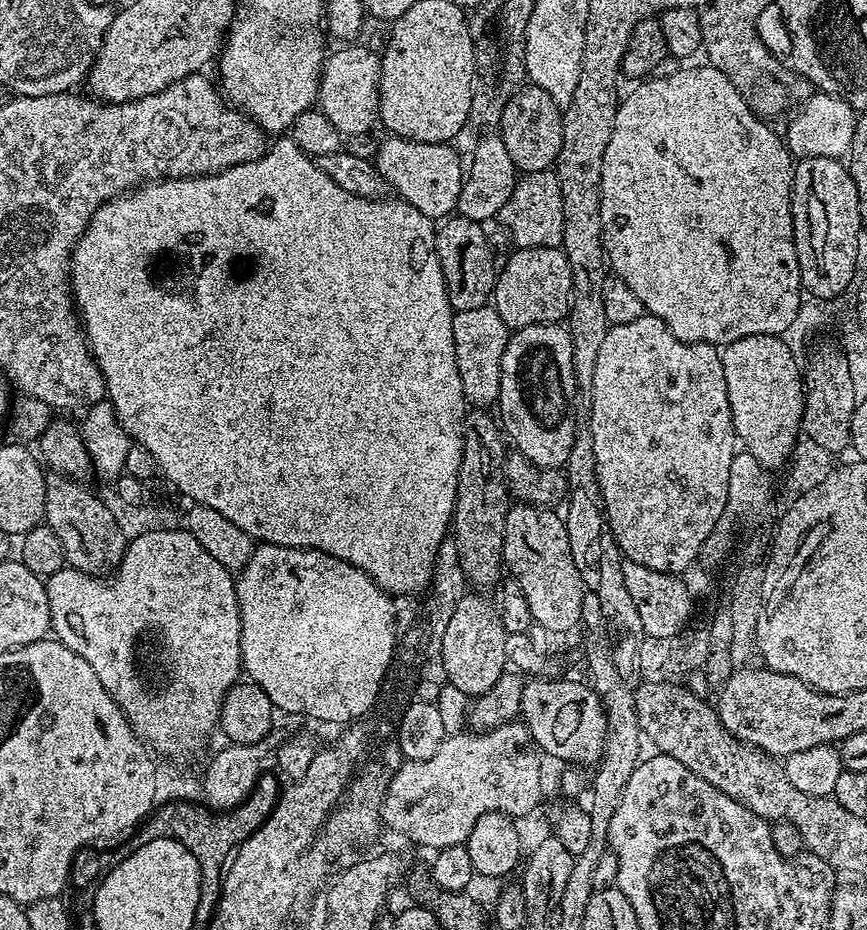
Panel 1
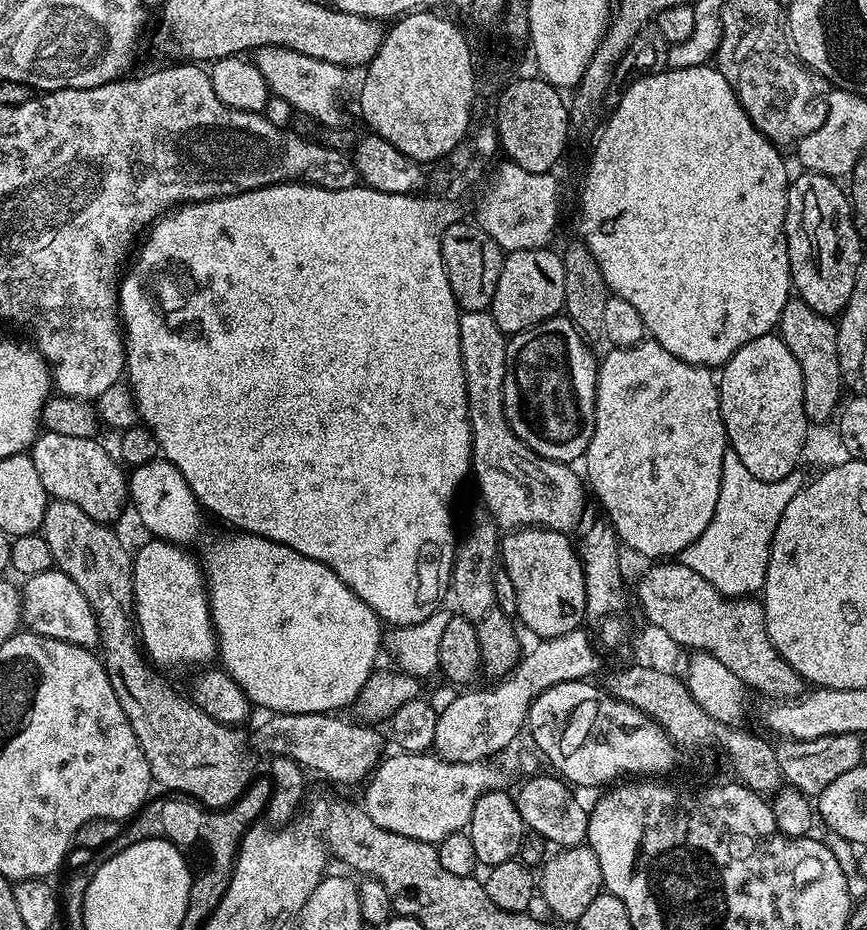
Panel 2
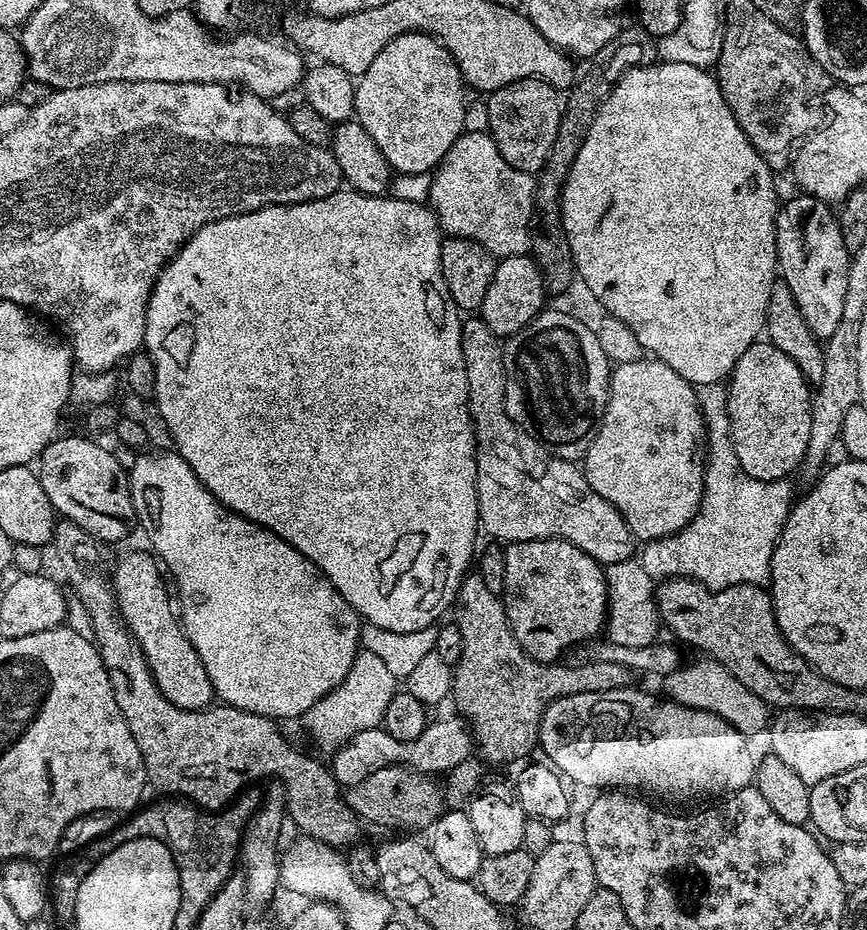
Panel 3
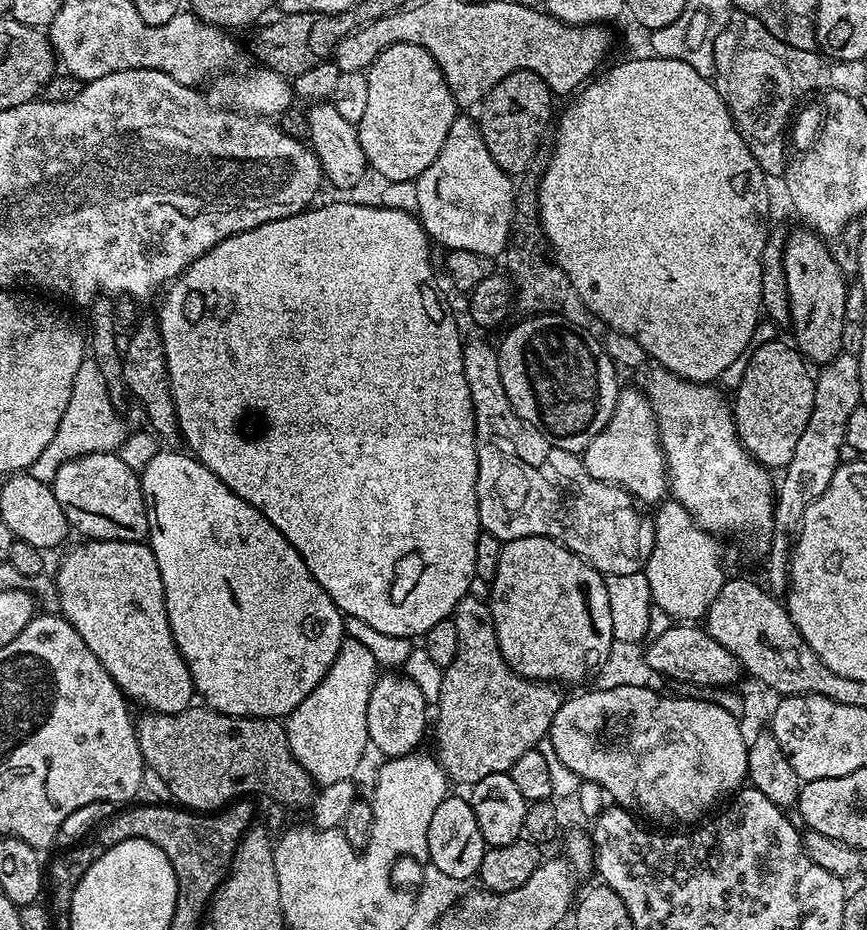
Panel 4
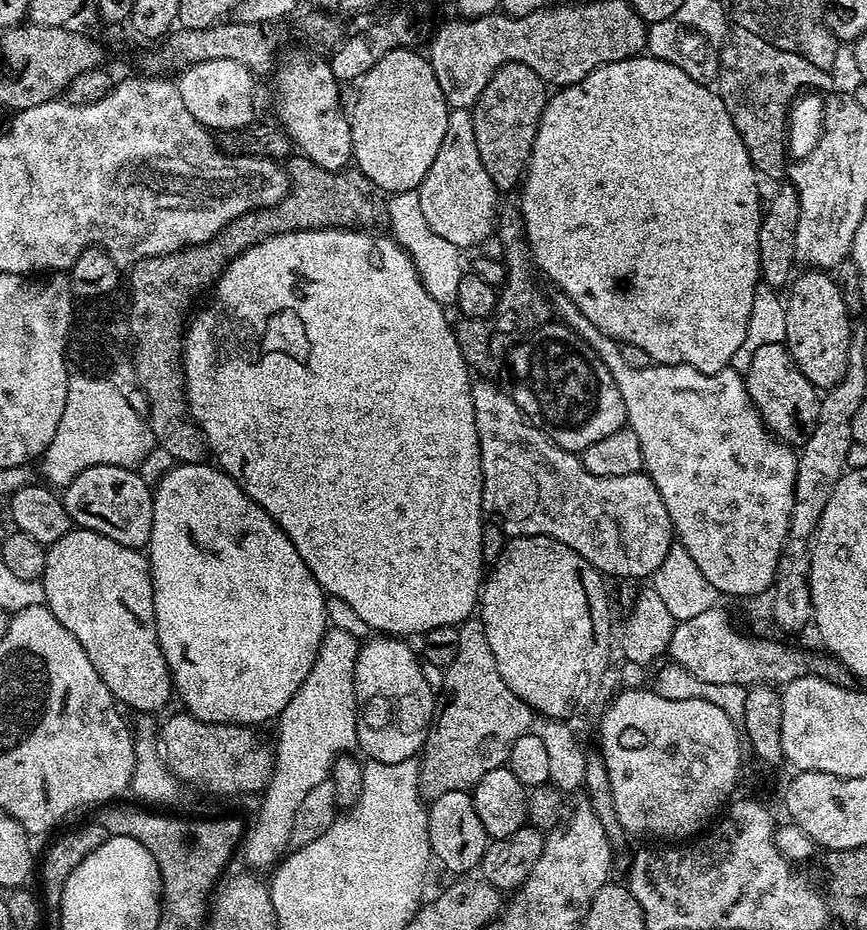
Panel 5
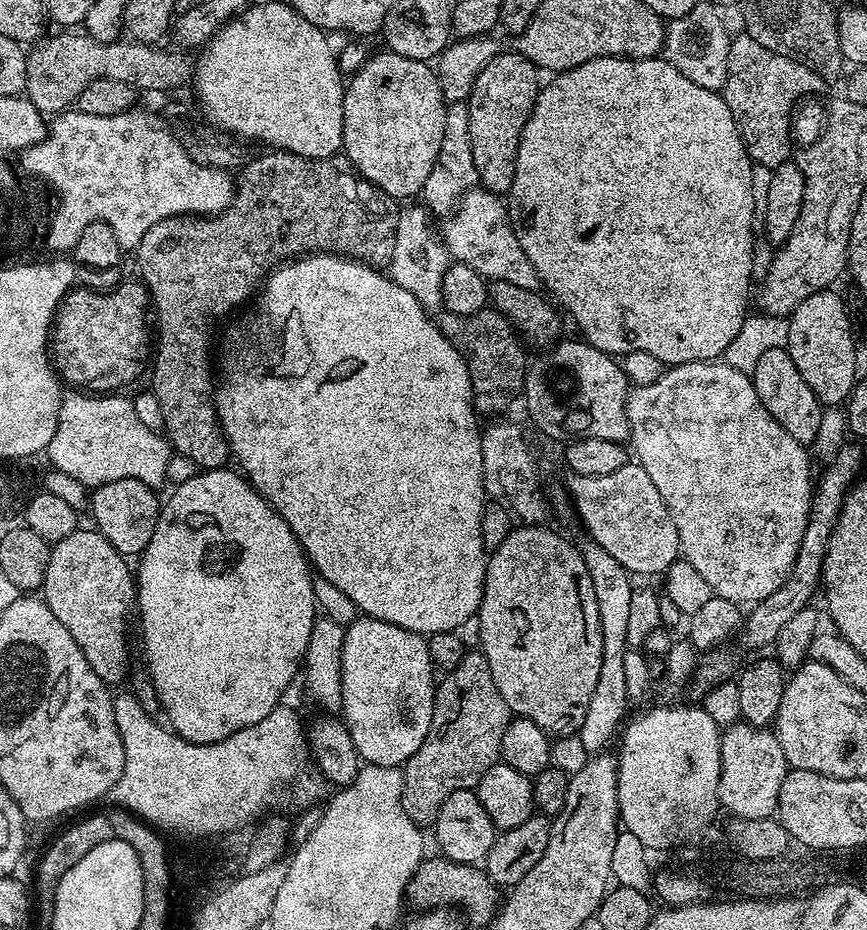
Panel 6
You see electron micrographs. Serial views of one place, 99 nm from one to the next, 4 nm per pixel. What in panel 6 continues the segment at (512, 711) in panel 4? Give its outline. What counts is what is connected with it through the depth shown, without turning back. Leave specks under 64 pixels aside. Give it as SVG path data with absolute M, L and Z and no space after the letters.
M479 650L465 651L462 662L456 668L451 669L445 676L448 677L445 680L441 679L436 685L436 705L430 722L430 730L426 734L422 746L418 746L418 750L414 750L414 754L402 766L404 774L404 812L413 822L421 826L435 825L438 810L442 810L442 802L446 802L446 798L450 798L450 794L454 794L463 788L475 789L476 783L482 778L482 774L486 774L486 770L490 770L496 764L501 763L502 734L506 734L506 726L514 719L514 713L506 706L506 698L502 698L502 694L498 694L498 686L494 686L494 678L490 674L490 666L486 662L483 652Z

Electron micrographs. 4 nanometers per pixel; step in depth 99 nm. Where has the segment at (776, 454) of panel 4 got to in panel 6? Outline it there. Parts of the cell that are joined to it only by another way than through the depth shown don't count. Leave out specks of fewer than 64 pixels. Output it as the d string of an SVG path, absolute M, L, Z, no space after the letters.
M787 347L768 350L758 361L750 373L752 385L762 398L762 406L770 410L770 414L794 439L805 446L815 445L818 426L822 426L822 405L820 400L806 386L806 378L798 374L798 366L794 366L794 358L790 358Z

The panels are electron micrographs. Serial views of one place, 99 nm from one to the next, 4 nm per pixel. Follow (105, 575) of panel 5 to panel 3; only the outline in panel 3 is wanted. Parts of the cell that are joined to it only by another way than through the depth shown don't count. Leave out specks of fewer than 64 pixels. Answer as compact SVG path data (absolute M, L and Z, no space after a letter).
M145 550L132 552L129 556L124 556L121 560L119 557L115 561L111 585L116 590L120 617L123 618L124 625L131 630L138 646L142 646L142 654L166 702L174 702L174 706L182 710L202 712L214 700L210 674L206 674L206 666L202 666L198 650L194 650L194 646L188 641L184 626L178 619L169 585L167 588L163 579L165 580L165 577L155 555Z

